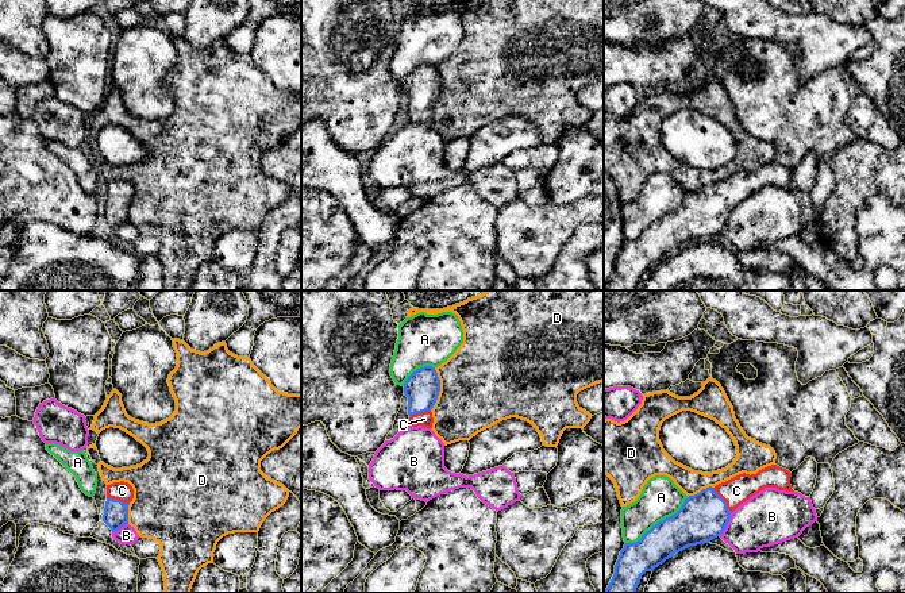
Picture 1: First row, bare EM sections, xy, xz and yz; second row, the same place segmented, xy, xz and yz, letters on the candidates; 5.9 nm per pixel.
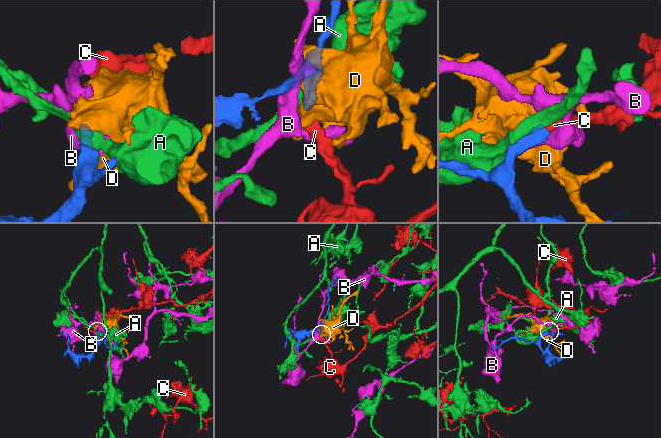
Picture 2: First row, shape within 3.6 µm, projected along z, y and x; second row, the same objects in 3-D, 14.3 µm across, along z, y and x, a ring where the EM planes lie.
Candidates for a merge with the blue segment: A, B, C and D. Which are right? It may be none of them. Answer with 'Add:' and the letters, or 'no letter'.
Add: C

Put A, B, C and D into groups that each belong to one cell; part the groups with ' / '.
A / B / C / D

